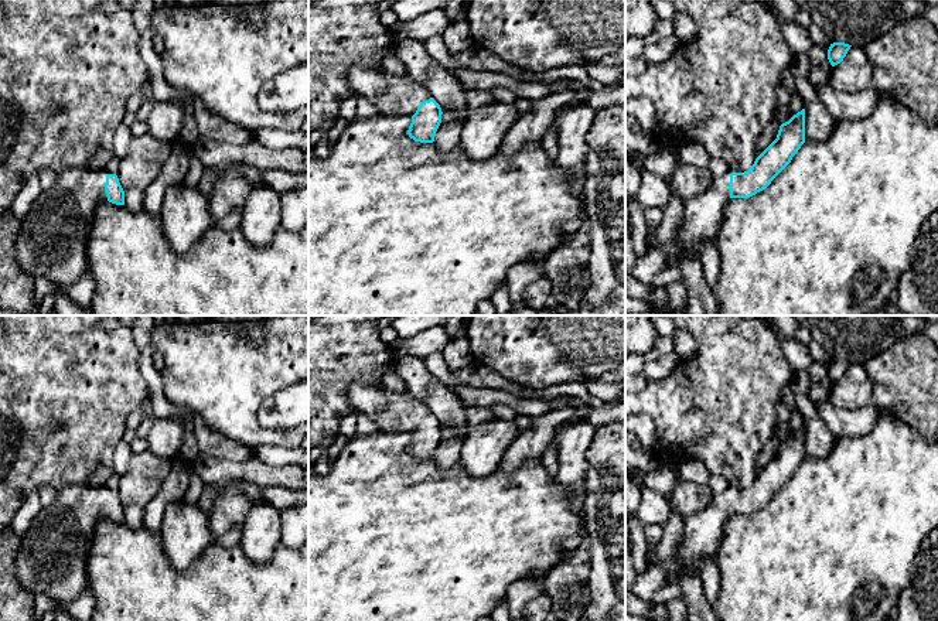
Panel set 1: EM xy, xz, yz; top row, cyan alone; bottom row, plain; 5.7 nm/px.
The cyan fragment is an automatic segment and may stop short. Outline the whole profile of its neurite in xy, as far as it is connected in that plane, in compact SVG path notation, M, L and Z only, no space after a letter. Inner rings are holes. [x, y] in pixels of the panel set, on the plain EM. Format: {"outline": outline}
{"outline": "M69 484L58 489L55 501L41 509L31 526L21 535L17 553L17 577L33 596L47 594L64 605L79 600L88 591L88 553L95 528L100 519L125 522L125 508L116 491L103 491Z"}

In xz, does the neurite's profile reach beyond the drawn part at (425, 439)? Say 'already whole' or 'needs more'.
needs more

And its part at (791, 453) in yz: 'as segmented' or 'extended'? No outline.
extended

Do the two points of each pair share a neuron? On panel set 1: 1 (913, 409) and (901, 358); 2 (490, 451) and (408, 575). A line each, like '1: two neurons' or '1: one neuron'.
1: one neuron
2: two neurons

